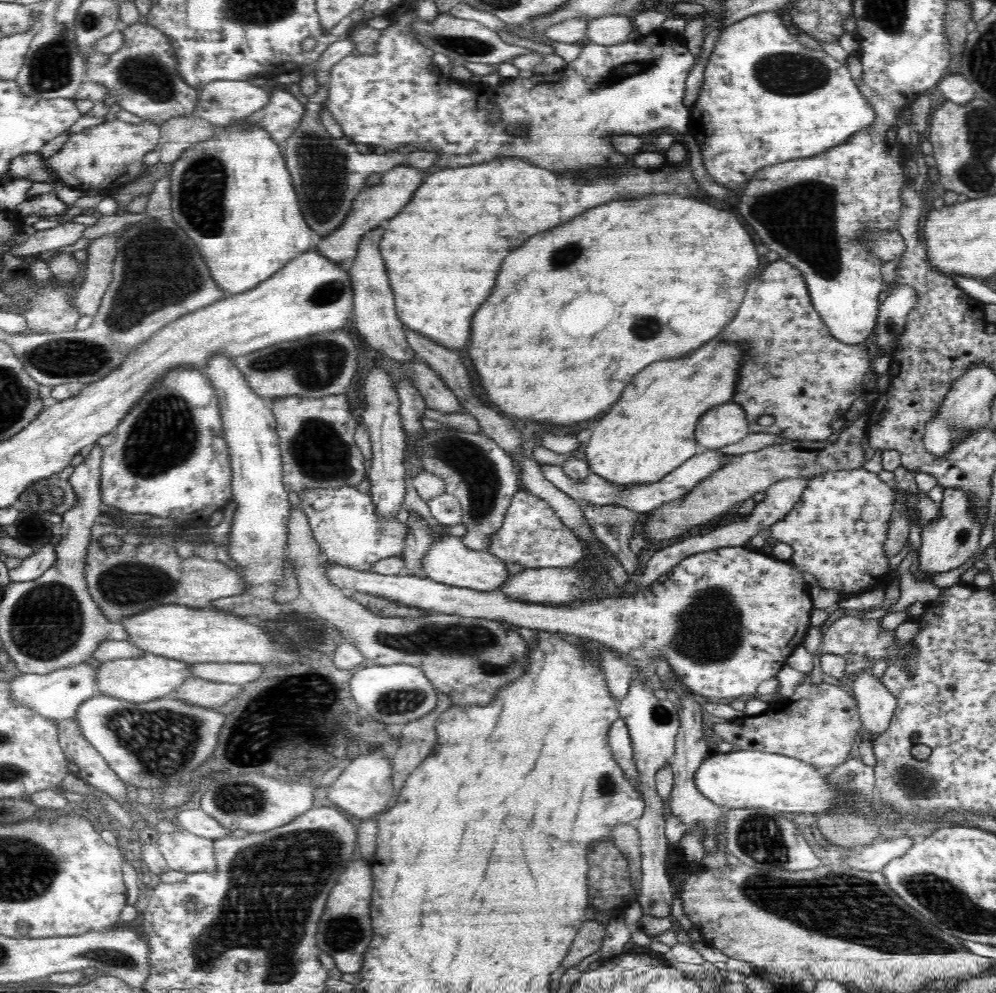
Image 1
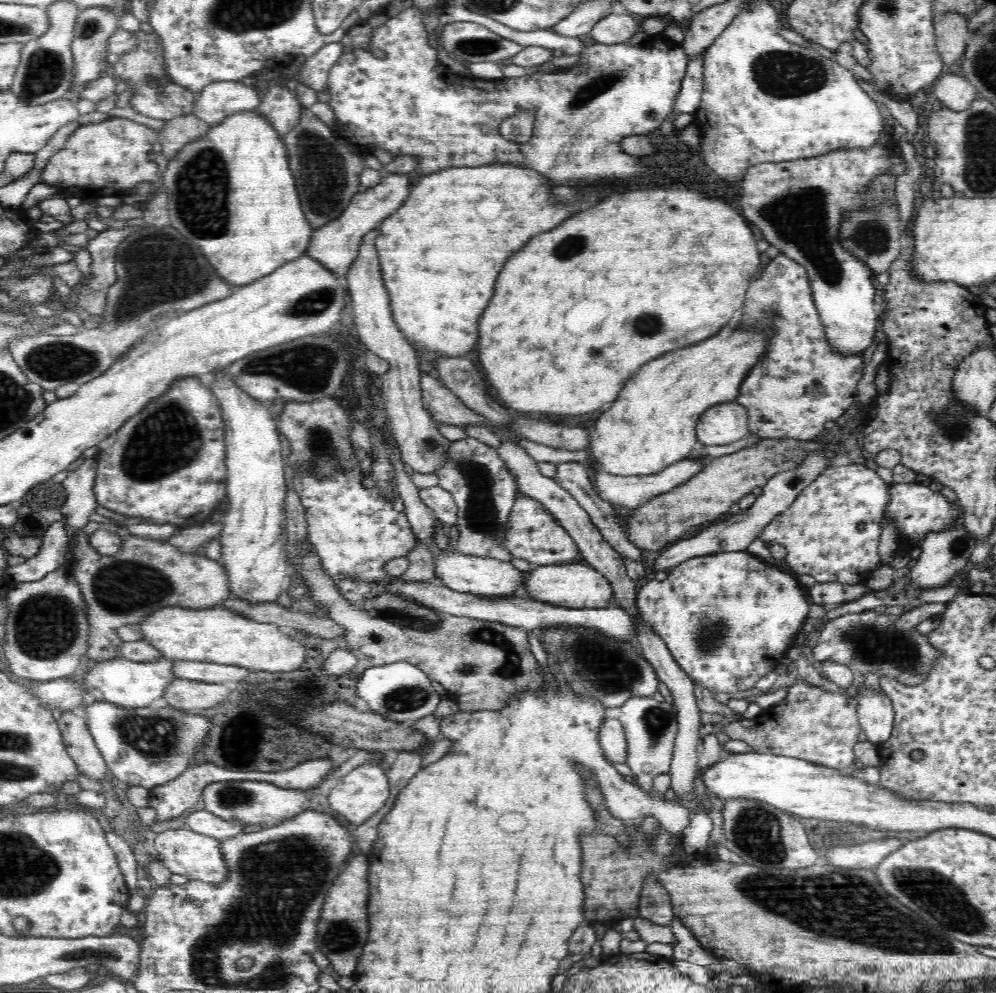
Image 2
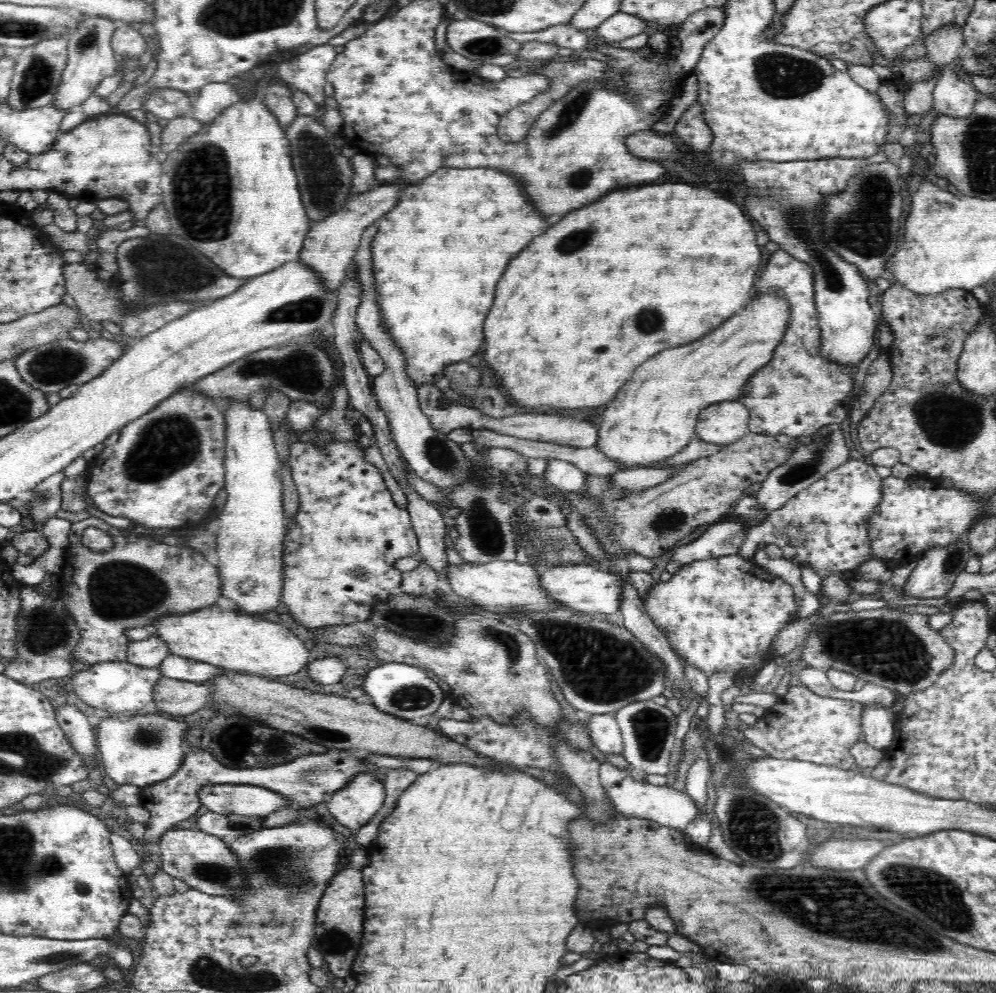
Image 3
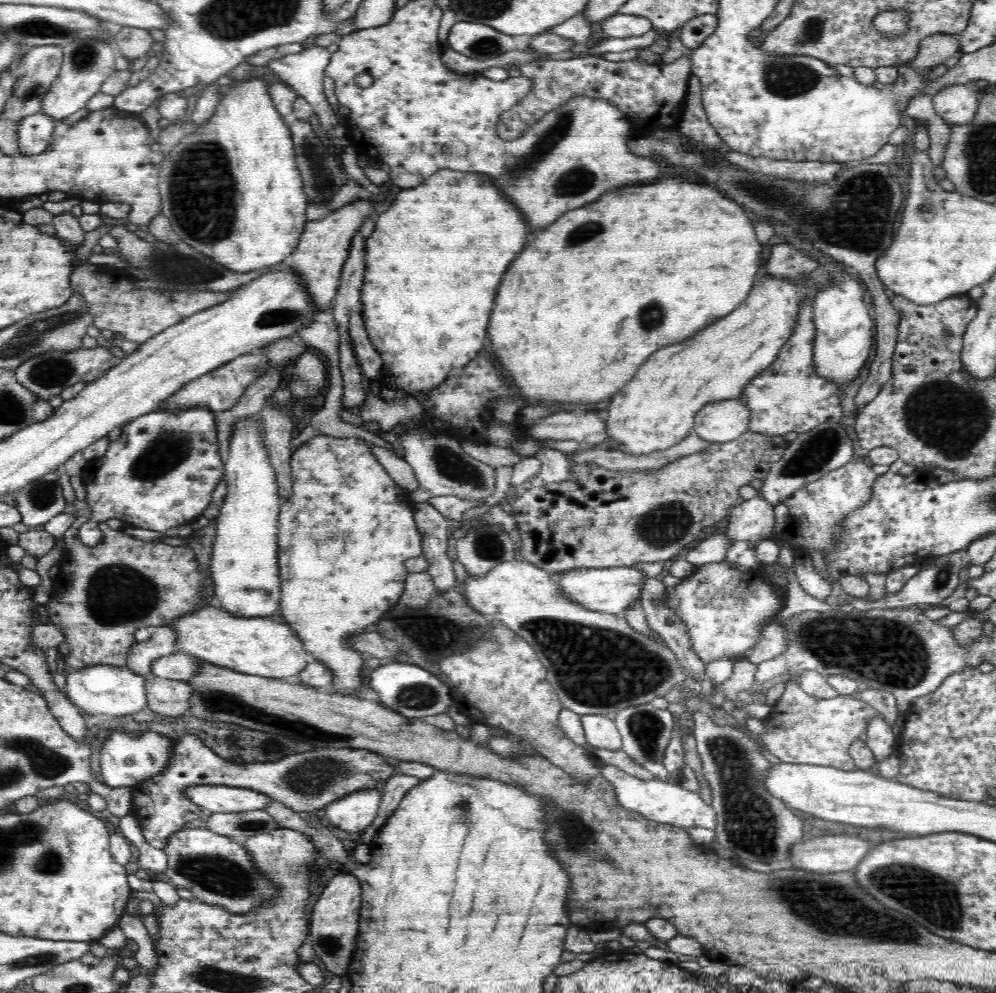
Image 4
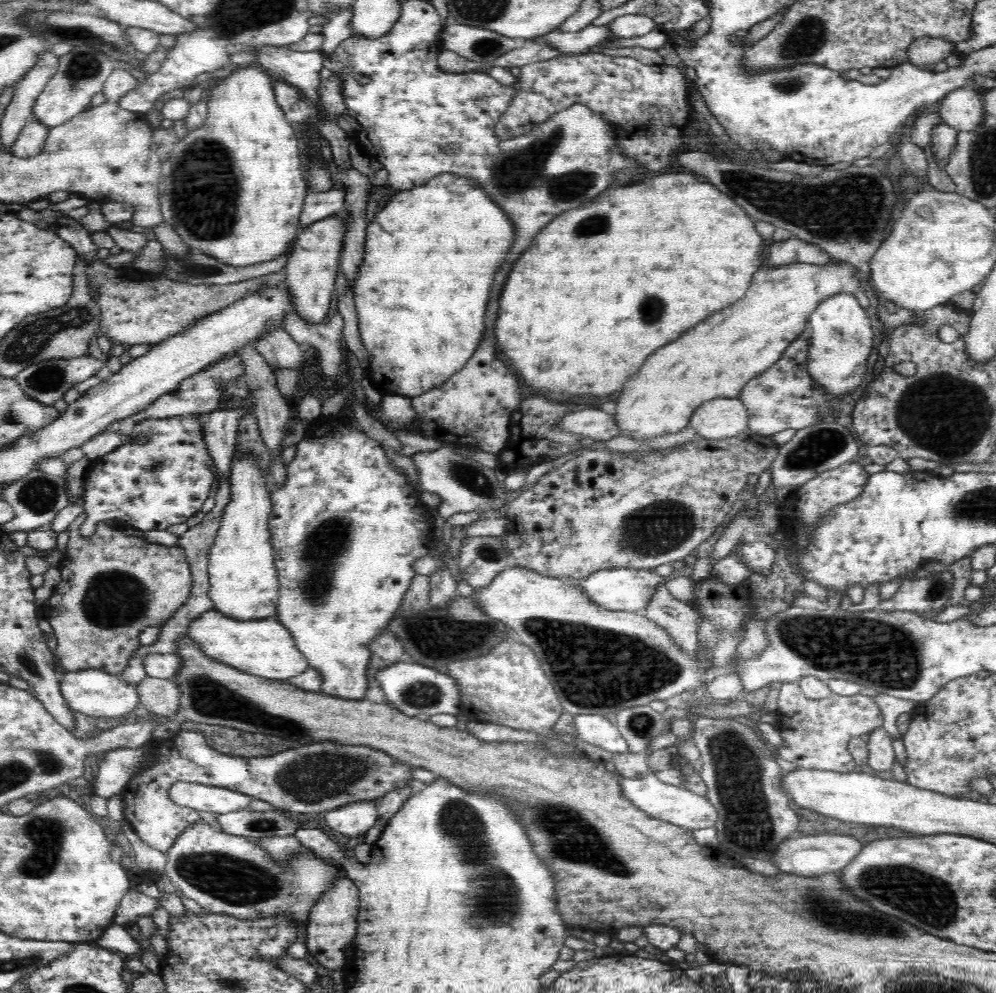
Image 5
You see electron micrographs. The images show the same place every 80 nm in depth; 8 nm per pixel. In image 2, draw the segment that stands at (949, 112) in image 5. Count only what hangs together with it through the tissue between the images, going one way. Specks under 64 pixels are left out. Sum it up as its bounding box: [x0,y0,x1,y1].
[932,74,976,111]

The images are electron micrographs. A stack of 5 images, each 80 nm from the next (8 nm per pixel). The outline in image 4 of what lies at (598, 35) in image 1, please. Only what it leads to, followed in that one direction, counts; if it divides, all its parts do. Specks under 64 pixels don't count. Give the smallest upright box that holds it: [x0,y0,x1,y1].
[601,13,653,38]

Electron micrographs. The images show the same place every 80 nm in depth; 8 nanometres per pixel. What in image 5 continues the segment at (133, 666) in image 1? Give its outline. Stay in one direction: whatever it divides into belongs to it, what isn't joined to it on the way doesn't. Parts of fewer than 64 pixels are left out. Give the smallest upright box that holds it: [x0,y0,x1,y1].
[60,669,140,719]

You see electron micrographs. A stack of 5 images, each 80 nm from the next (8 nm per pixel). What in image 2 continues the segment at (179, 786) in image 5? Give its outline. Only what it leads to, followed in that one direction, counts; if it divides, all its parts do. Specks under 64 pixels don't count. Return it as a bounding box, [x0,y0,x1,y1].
[202,780,310,828]

